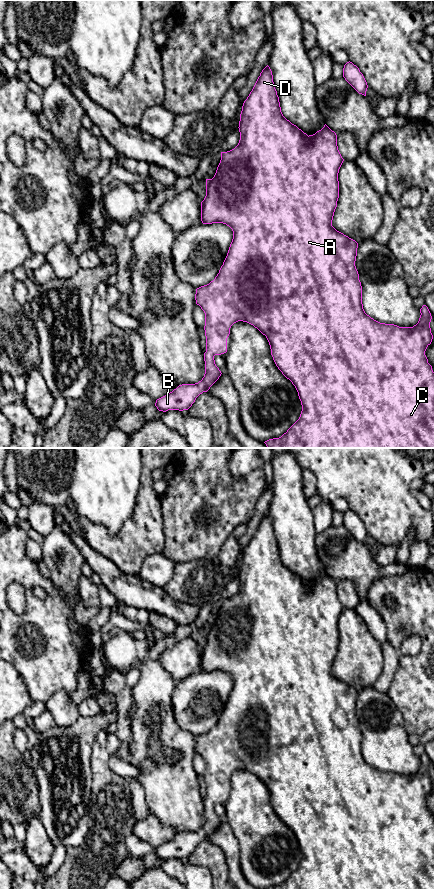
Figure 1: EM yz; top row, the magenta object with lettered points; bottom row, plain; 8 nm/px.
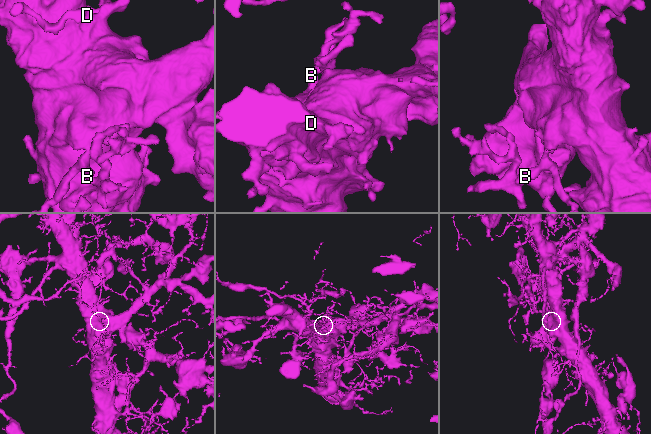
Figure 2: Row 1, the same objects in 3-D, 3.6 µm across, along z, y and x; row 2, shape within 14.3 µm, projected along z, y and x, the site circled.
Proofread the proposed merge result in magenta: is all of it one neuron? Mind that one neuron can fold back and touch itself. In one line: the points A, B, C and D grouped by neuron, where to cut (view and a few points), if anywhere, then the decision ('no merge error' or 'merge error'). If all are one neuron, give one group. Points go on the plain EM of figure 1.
A B C D | no cut | no merge error

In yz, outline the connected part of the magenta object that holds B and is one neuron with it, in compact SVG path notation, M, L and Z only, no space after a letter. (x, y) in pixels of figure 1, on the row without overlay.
M268 513L260 521L252 539L243 551L238 576L239 591L234 597L221 600L221 608L214 625L206 627L206 644L201 650L203 672L223 671L233 679L233 687L219 721L209 732L197 736L195 742L196 752L205 761L205 822L198 831L179 833L169 842L157 847L155 854L163 860L188 858L200 842L207 840L222 822L215 812L214 804L227 800L227 786L231 774L238 769L243 769L253 773L266 784L276 814L295 834L302 853L299 867L287 880L279 886L267 889L434 889L434 820L425 803L433 787L430 776L432 764L428 755L423 753L416 773L399 775L394 772L380 771L365 761L362 752L362 734L355 714L358 691L332 674L339 646L338 621L344 609L338 598L336 581L325 572L321 578L308 584L287 568L281 560L272 519Z

